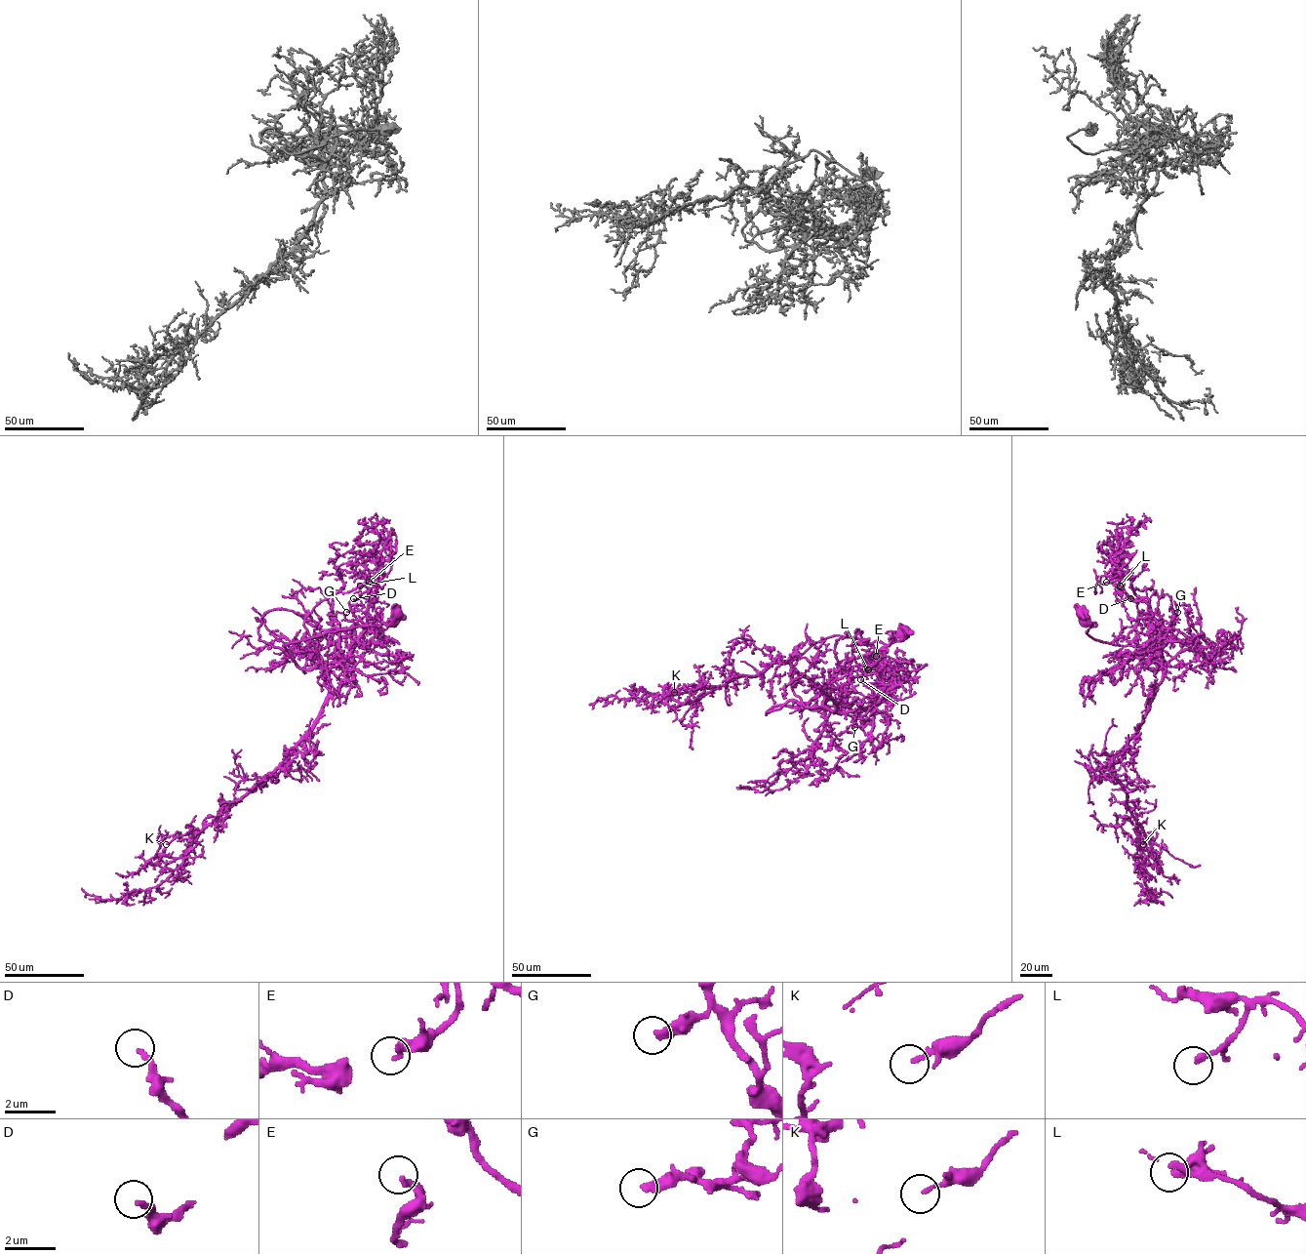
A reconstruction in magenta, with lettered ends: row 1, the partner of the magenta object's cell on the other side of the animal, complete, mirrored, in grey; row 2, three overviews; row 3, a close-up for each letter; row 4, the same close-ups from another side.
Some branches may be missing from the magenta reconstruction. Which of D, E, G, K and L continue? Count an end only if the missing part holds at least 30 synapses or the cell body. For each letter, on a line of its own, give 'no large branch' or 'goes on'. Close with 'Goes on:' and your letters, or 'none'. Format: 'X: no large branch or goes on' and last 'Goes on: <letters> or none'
D: goes on
E: no large branch
G: no large branch
K: no large branch
L: goes on
Goes on: D, L

